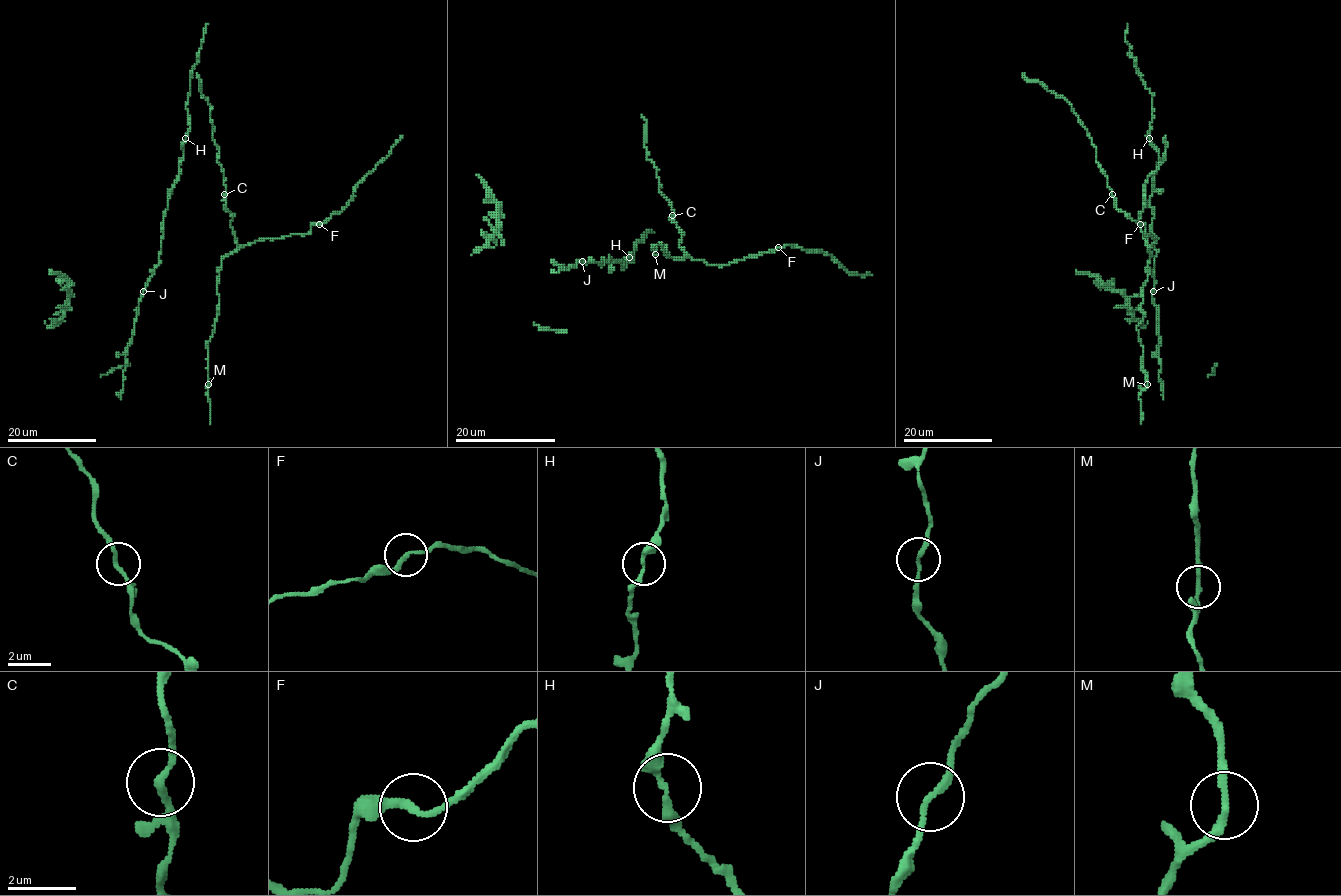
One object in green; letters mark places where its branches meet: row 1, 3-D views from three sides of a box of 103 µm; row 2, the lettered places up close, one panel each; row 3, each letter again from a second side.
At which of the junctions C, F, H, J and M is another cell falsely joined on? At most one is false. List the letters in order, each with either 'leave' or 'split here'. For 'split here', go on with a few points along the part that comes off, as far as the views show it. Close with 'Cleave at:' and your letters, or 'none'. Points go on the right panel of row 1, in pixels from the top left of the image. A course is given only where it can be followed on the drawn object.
C: leave
F: split here; course (1140, 223), (1139, 213), (1145, 205), (1144, 185), (1163, 161), (1165, 135)
H: leave
J: leave
M: leave
Cleave at: F

